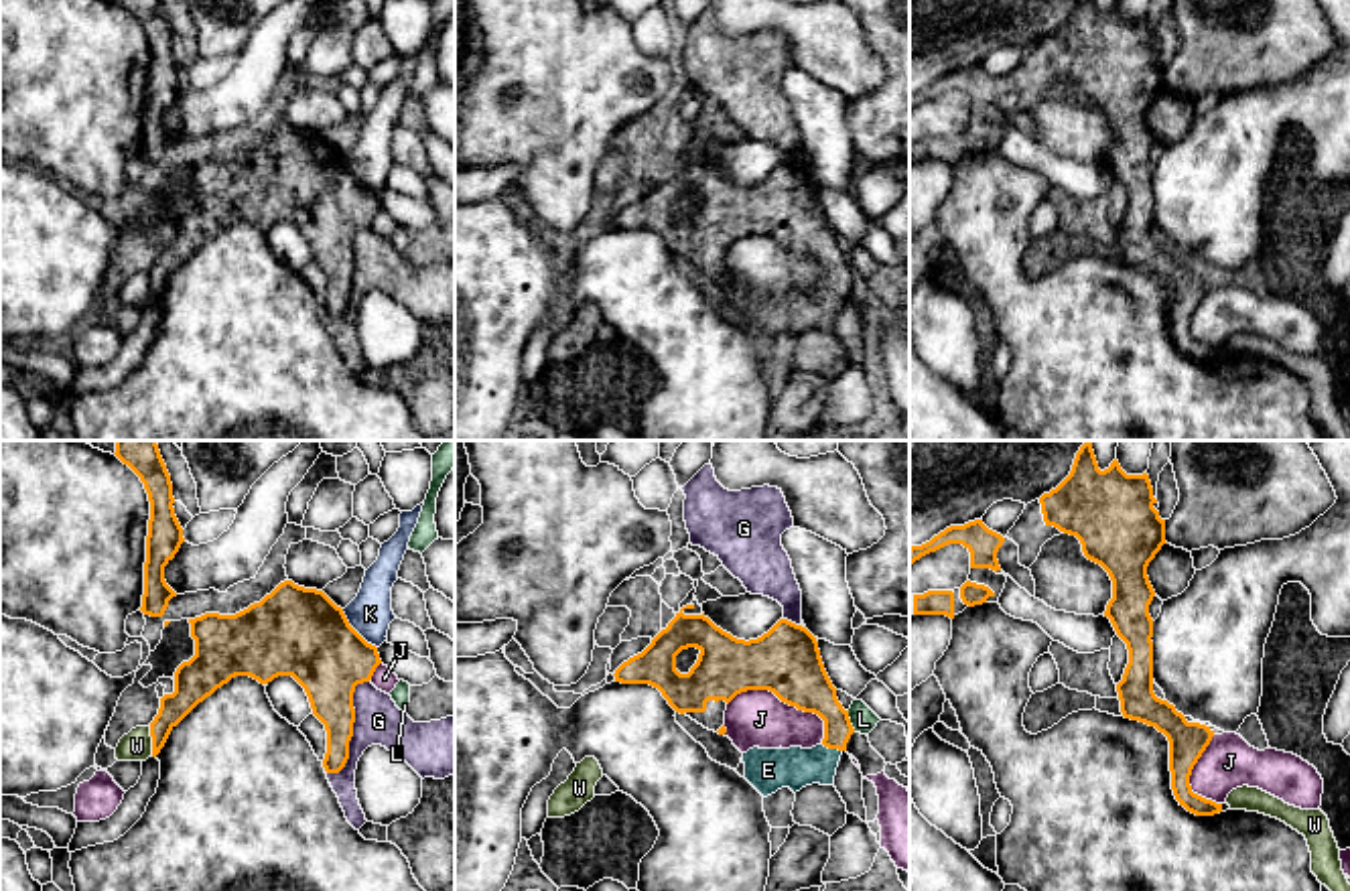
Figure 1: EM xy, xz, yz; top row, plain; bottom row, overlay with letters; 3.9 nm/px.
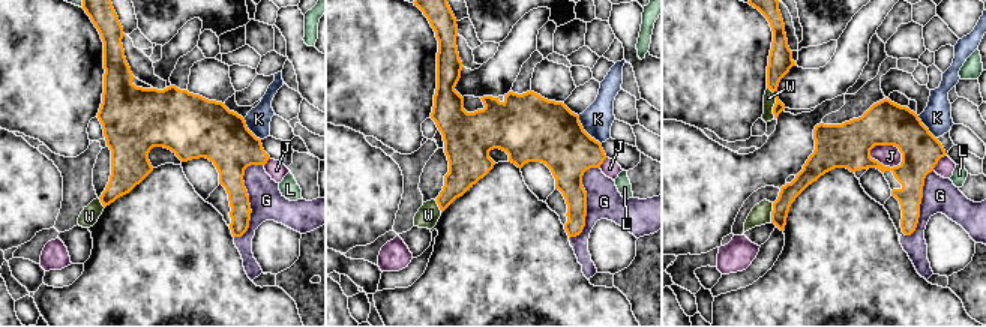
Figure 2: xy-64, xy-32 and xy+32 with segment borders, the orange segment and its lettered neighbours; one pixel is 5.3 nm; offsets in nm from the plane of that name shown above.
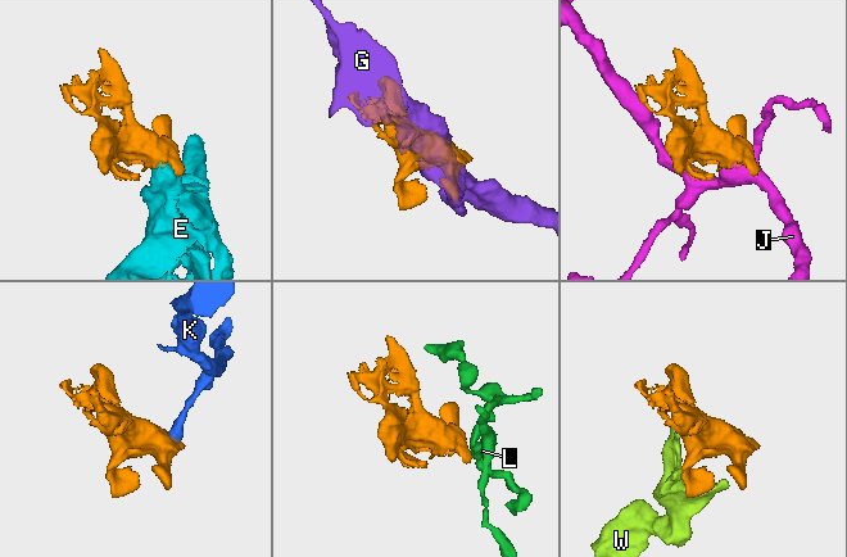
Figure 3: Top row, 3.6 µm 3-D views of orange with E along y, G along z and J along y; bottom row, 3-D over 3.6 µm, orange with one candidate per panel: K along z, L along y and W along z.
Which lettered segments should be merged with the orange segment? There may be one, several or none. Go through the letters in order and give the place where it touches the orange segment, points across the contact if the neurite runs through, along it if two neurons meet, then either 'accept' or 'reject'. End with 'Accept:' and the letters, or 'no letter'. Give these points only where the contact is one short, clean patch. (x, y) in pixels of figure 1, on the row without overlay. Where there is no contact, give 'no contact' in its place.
E: contact xz (833, 293); way xz (811, 234), (833, 258), (833, 293), (815, 311), (794, 313); accept
G: contact xy (352, 272); reject
J: contact xz (786, 248); reject
K: contact xy (354, 175); border xy (342, 155), (346, 165), (376, 193); reject
L: contact xz (849, 266); border xz (847, 256), (855, 277); reject
W: contact xy (153, 287); reject
Accept: E

